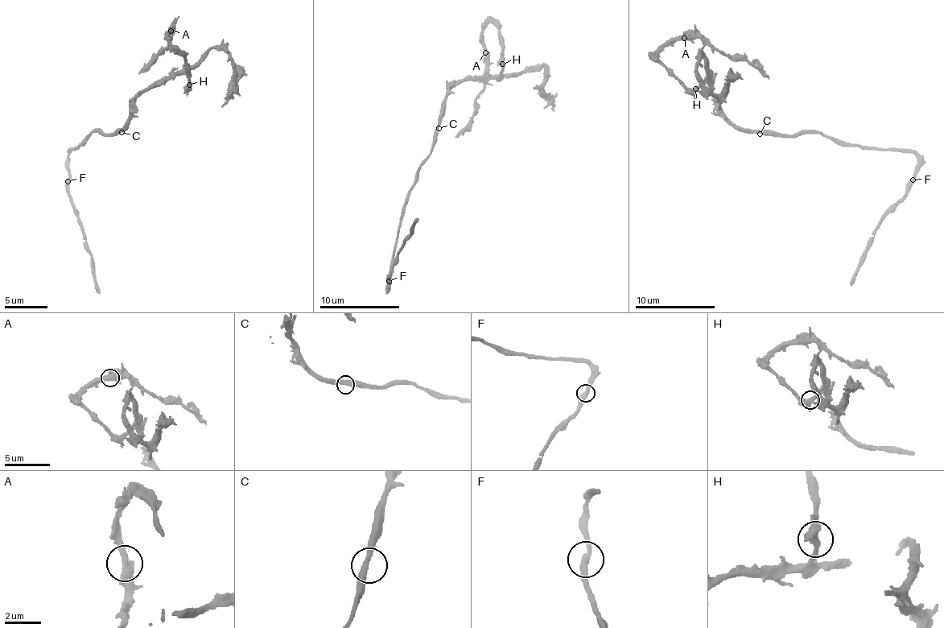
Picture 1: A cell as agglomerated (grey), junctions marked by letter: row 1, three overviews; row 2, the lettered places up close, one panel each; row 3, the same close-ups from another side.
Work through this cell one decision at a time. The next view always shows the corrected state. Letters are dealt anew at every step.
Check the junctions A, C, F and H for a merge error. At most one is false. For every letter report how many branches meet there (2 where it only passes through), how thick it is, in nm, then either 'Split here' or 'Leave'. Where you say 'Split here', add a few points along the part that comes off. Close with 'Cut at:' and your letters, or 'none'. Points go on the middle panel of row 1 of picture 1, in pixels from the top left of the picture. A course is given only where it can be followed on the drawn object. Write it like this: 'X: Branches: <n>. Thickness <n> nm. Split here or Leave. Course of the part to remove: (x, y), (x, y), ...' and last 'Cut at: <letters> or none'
A: Branches: 3. Thickness 400 nm. Leave
C: Branches: 2. Thickness 360 nm. Leave
F: Branches: 2. Thickness 360 nm. Leave
H: Branches: 3. Thickness 360 nm. Leave
Cut at: none

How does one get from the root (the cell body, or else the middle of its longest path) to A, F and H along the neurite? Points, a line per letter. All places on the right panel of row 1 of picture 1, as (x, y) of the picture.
A: (760, 131), (738, 127), (712, 95), (712, 83), (708, 79), (686, 89), (653, 57), (668, 43), (684, 37)
F: (760, 131), (788, 135), (820, 134), (843, 143), (871, 150), (904, 150), (917, 158), (917, 174), (913, 179)
H: (760, 131), (738, 127), (724, 113), (720, 103), (712, 95), (712, 83), (708, 79), (696, 89)

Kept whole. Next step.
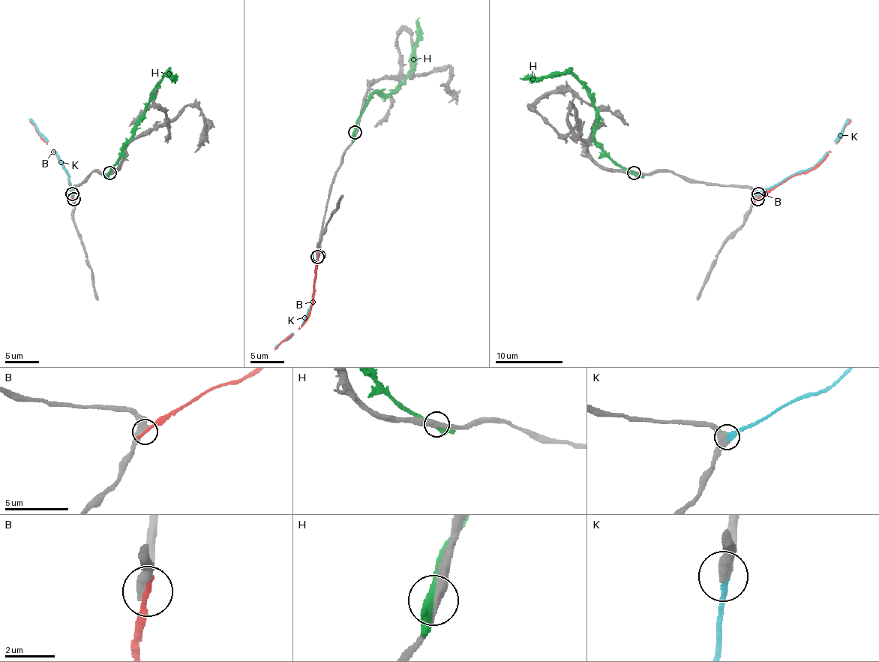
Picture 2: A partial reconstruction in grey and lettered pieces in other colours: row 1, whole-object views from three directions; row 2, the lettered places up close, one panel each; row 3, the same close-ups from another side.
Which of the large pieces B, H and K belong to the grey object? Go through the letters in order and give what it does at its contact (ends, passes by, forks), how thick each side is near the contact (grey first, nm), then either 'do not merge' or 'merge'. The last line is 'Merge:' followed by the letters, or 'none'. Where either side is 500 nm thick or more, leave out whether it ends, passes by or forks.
B: it ends; calibres 440 and 280 nm; do not merge
H: it passes by; calibres 360 and 360 nm; do not merge
K: it ends; calibres 400 and 360 nm; merge
Merge: K

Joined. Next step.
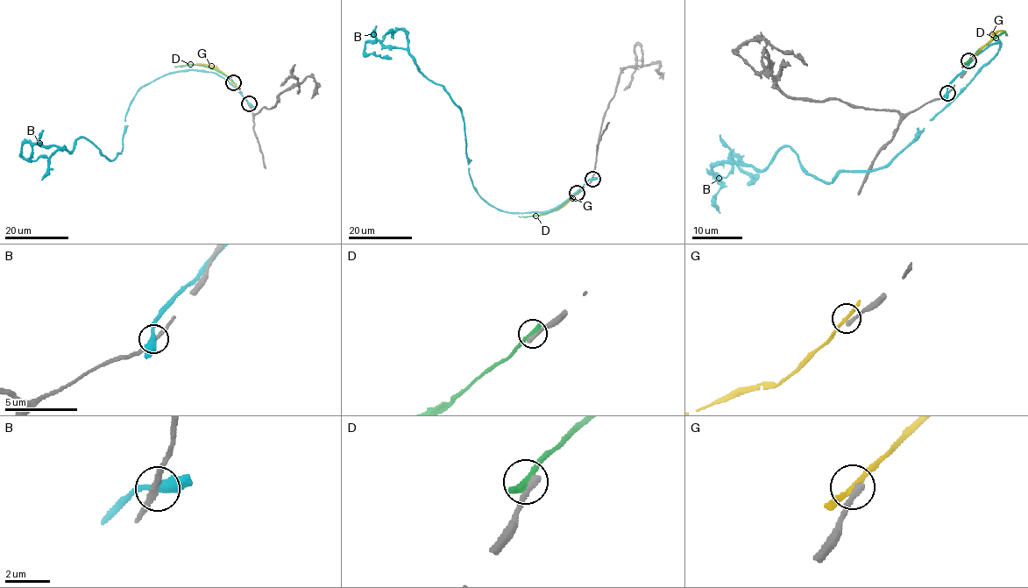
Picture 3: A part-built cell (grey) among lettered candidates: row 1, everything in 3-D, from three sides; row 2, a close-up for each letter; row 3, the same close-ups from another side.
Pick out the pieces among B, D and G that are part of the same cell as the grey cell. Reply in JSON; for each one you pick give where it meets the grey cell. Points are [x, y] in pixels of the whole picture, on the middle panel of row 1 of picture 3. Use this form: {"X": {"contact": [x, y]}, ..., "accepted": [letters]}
{"accepted": []}

